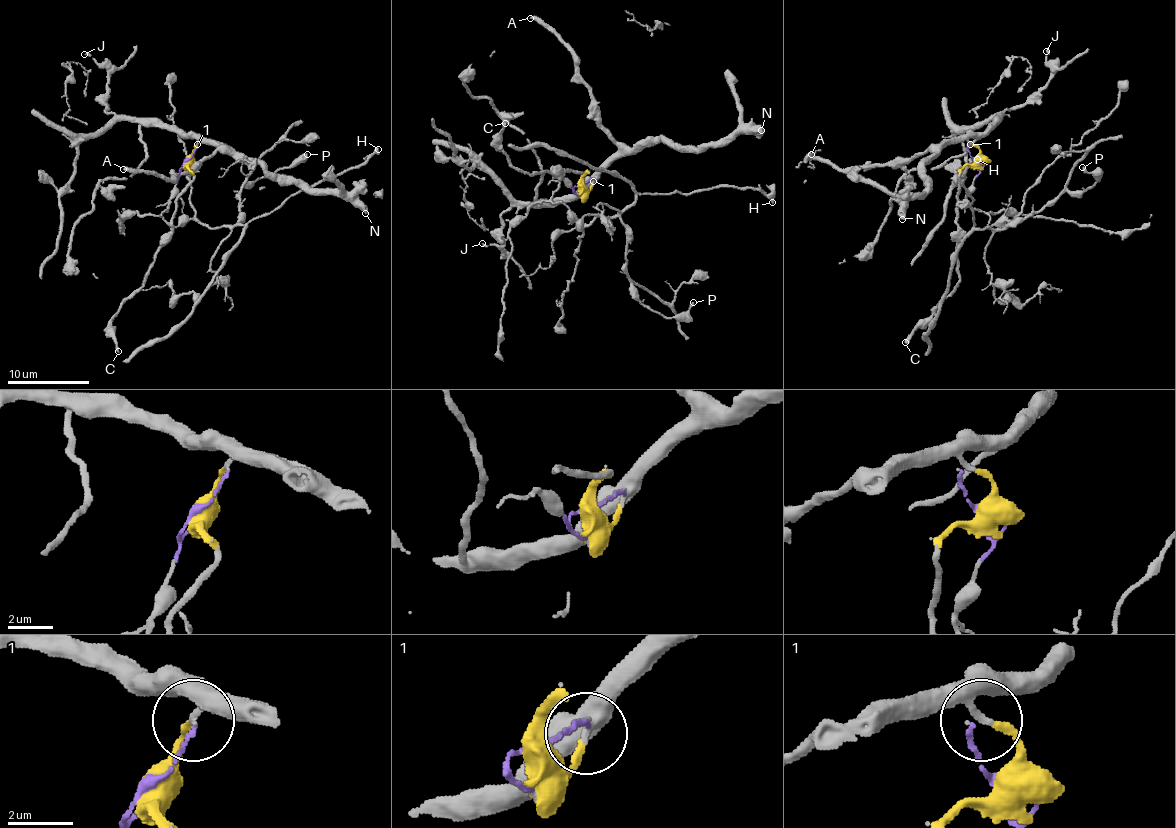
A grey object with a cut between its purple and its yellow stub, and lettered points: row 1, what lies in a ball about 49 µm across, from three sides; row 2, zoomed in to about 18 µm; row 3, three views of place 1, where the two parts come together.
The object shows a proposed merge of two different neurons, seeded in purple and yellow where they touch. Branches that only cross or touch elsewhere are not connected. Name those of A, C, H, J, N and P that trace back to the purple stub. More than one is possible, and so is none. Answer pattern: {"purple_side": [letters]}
{"purple_side": ["H", "P"]}

